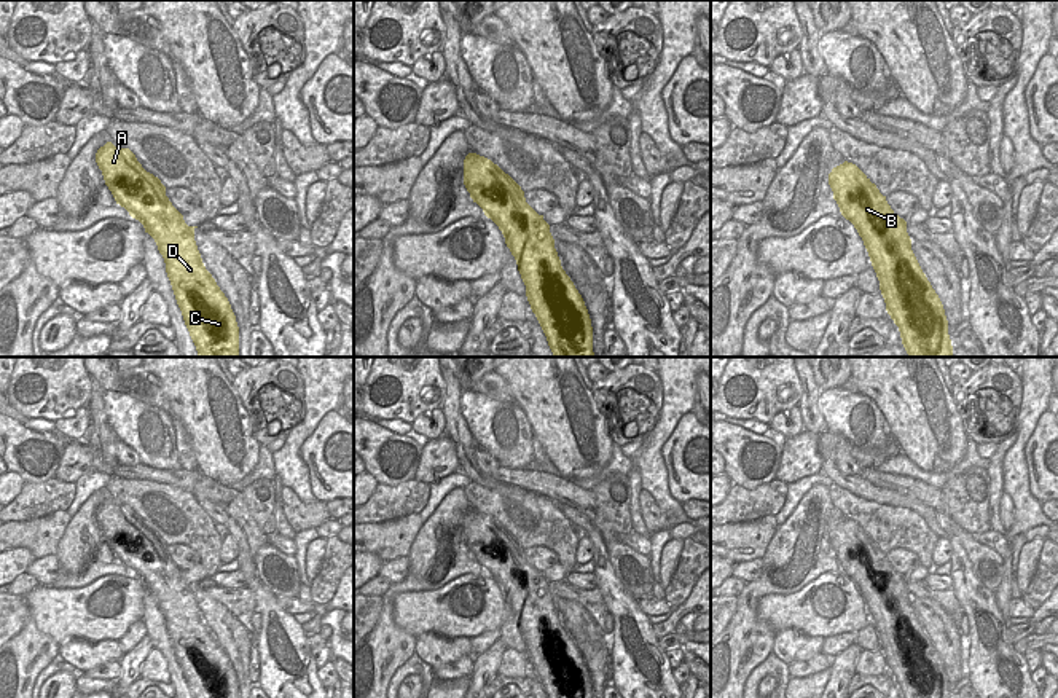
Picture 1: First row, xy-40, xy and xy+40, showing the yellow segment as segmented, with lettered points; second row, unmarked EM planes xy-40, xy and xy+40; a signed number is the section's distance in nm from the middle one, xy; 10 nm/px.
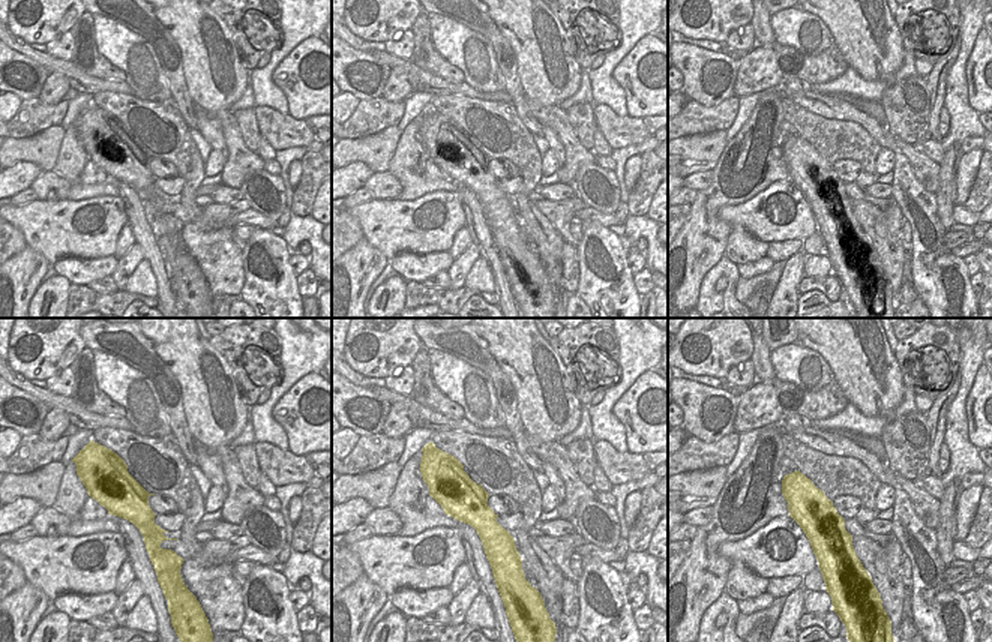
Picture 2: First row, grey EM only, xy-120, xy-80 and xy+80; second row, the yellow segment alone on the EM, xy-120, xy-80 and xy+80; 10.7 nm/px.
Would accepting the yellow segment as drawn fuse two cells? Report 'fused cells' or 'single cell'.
single cell

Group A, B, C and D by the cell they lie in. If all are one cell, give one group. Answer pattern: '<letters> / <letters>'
A B C D

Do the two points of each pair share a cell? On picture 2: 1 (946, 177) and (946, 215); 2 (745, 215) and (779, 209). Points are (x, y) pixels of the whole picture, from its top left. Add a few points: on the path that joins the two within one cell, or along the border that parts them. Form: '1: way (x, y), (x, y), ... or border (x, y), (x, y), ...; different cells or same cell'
1: way (944, 186), (944, 206); same cell
2: way (754, 215), (770, 215); same cell

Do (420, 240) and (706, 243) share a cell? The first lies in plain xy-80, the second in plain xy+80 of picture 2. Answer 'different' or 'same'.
different

